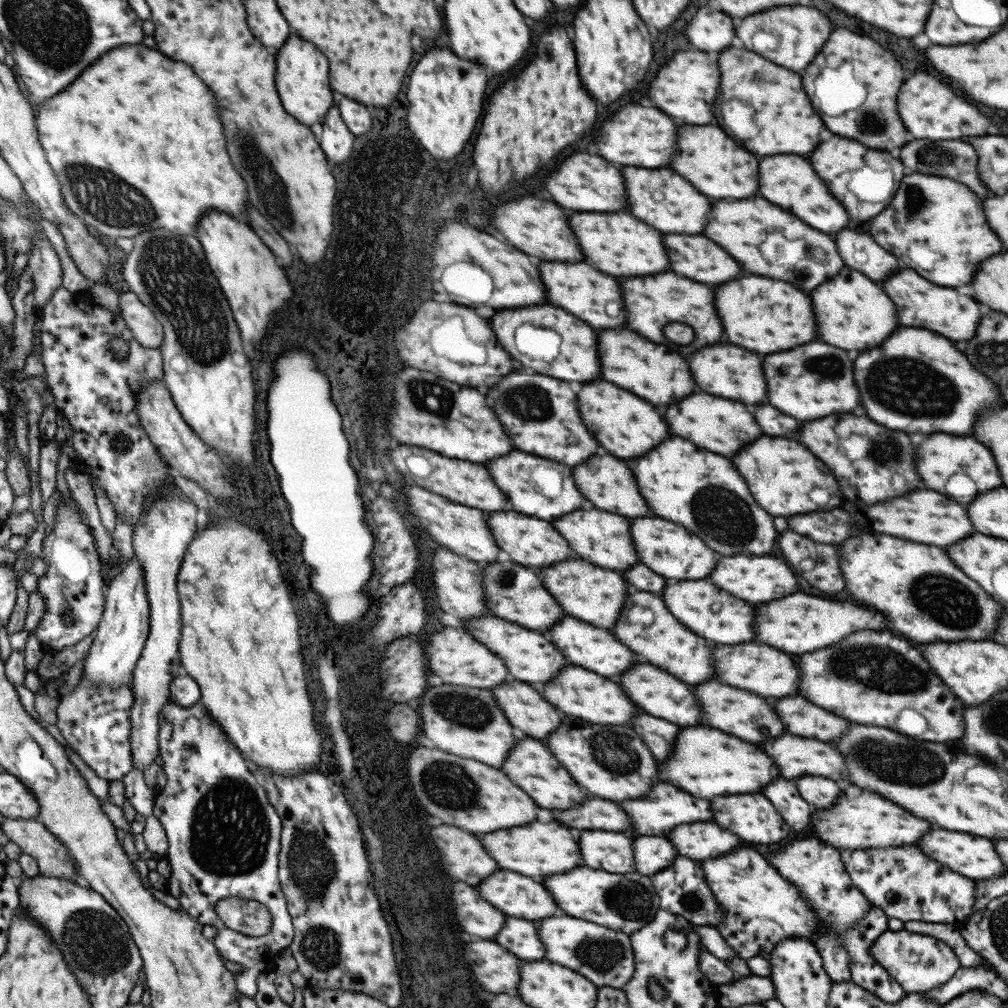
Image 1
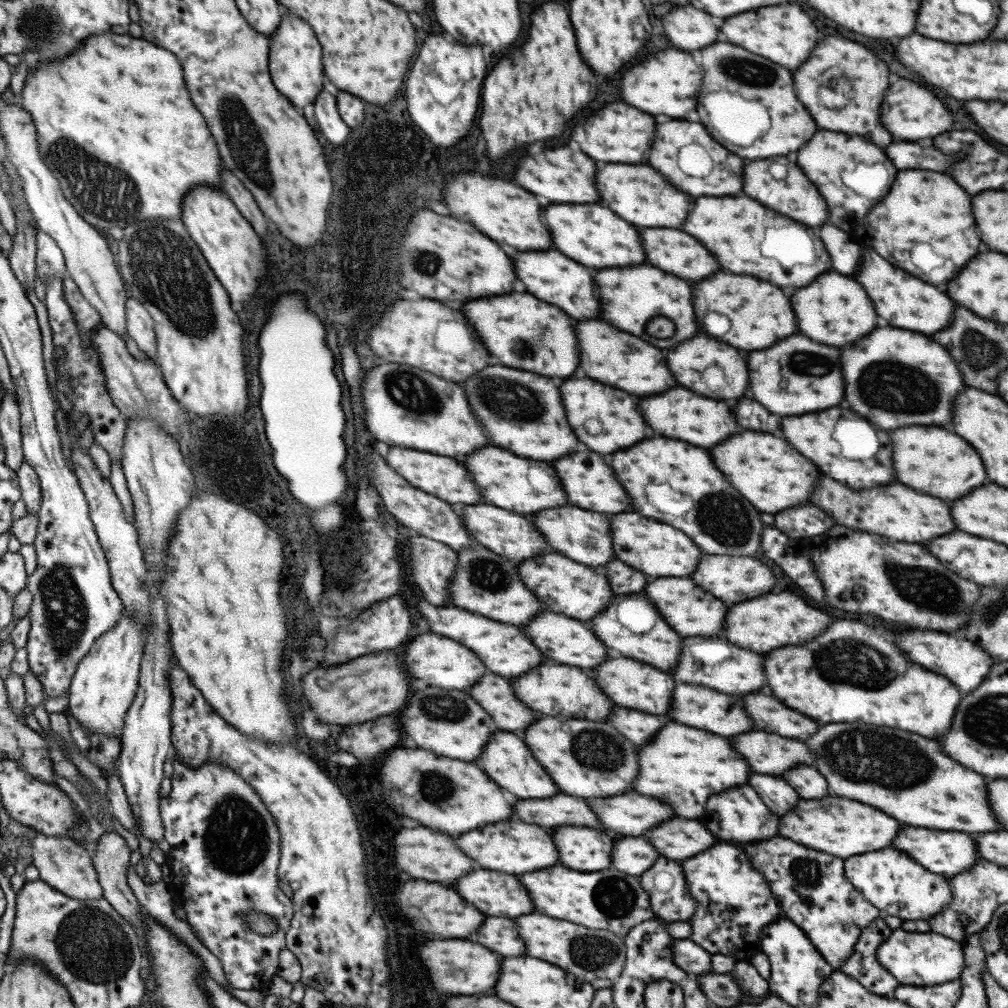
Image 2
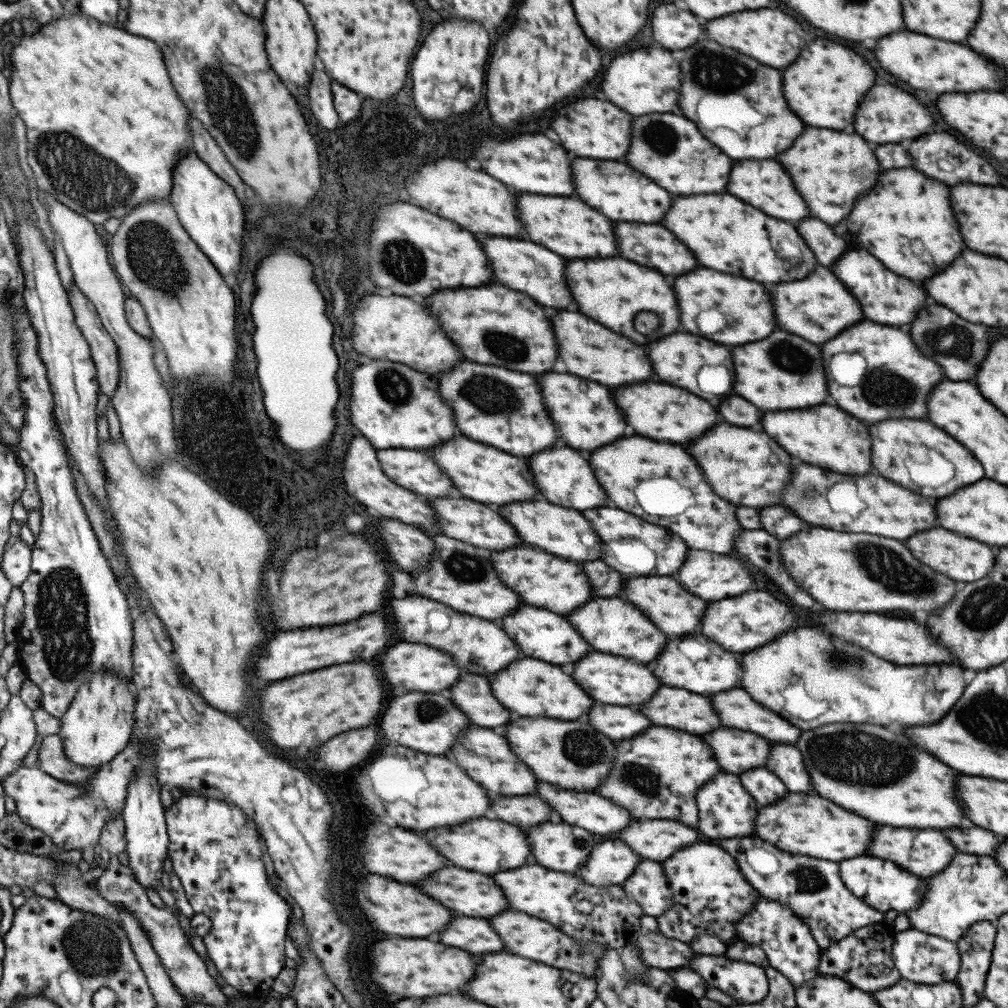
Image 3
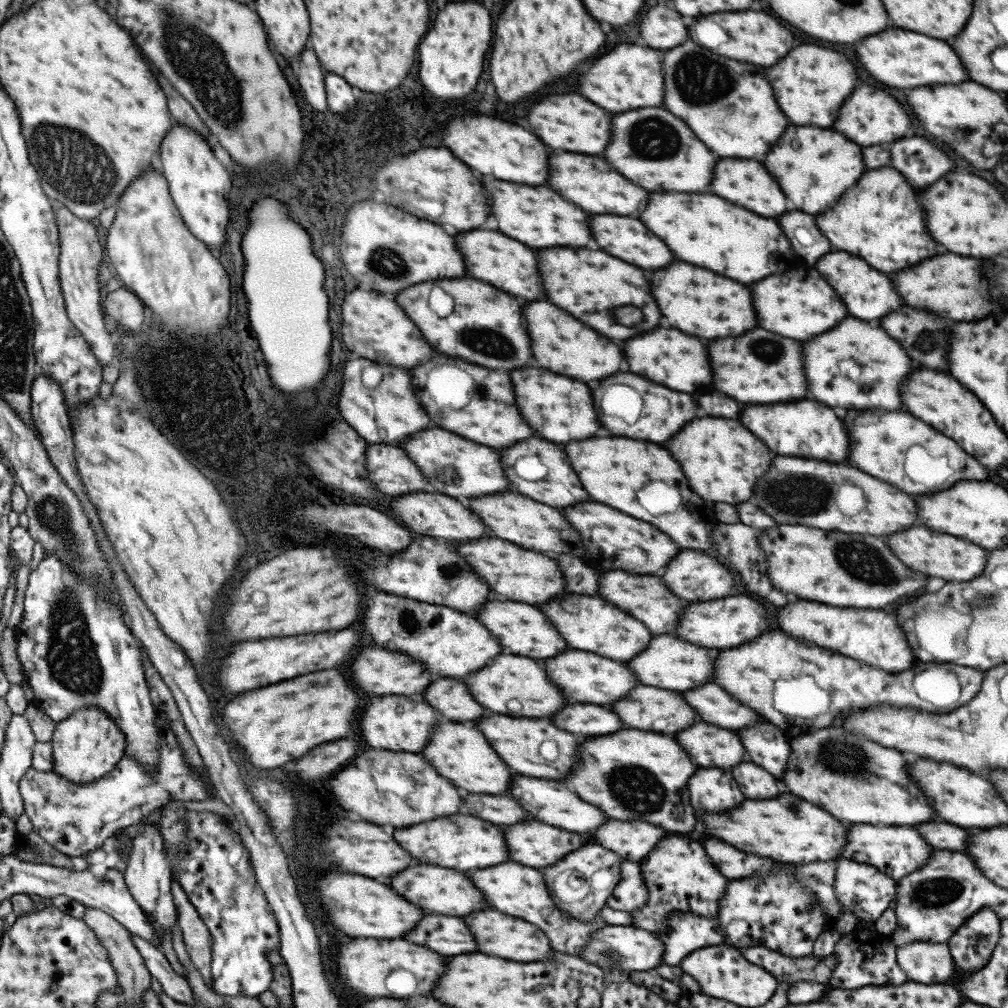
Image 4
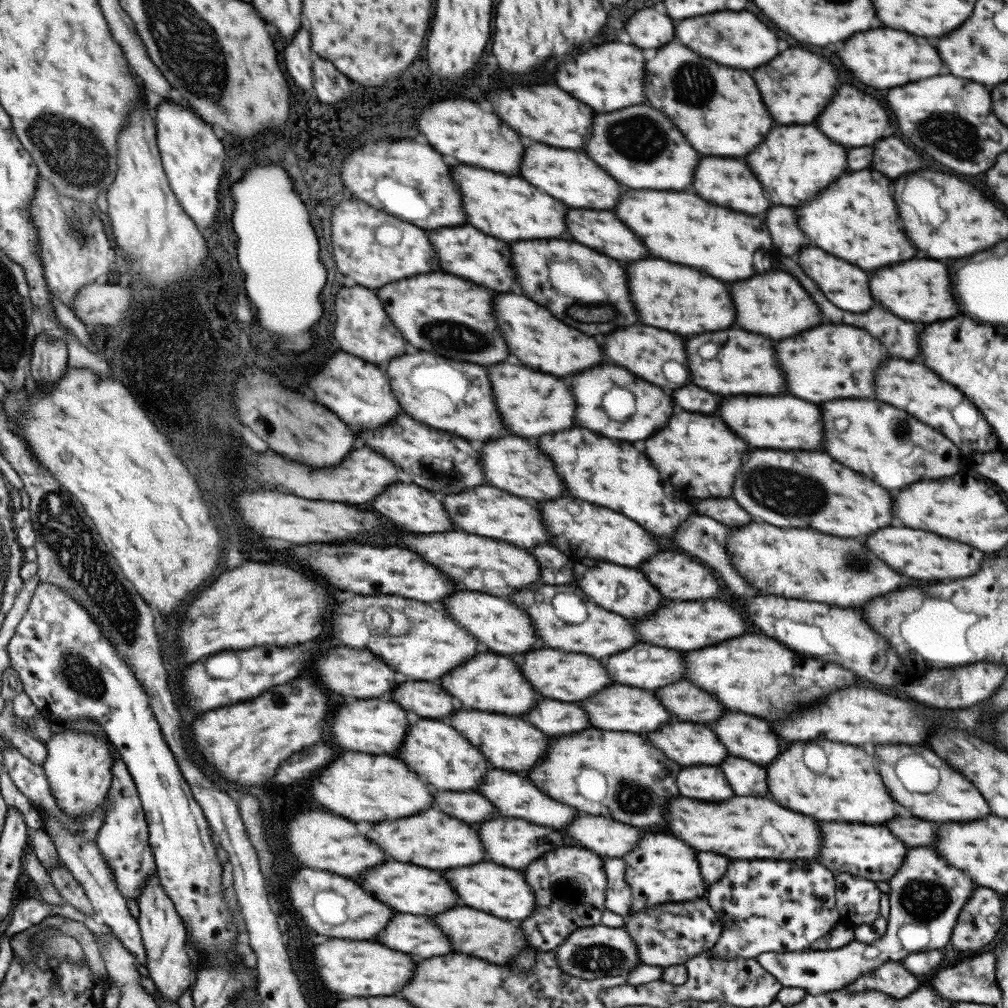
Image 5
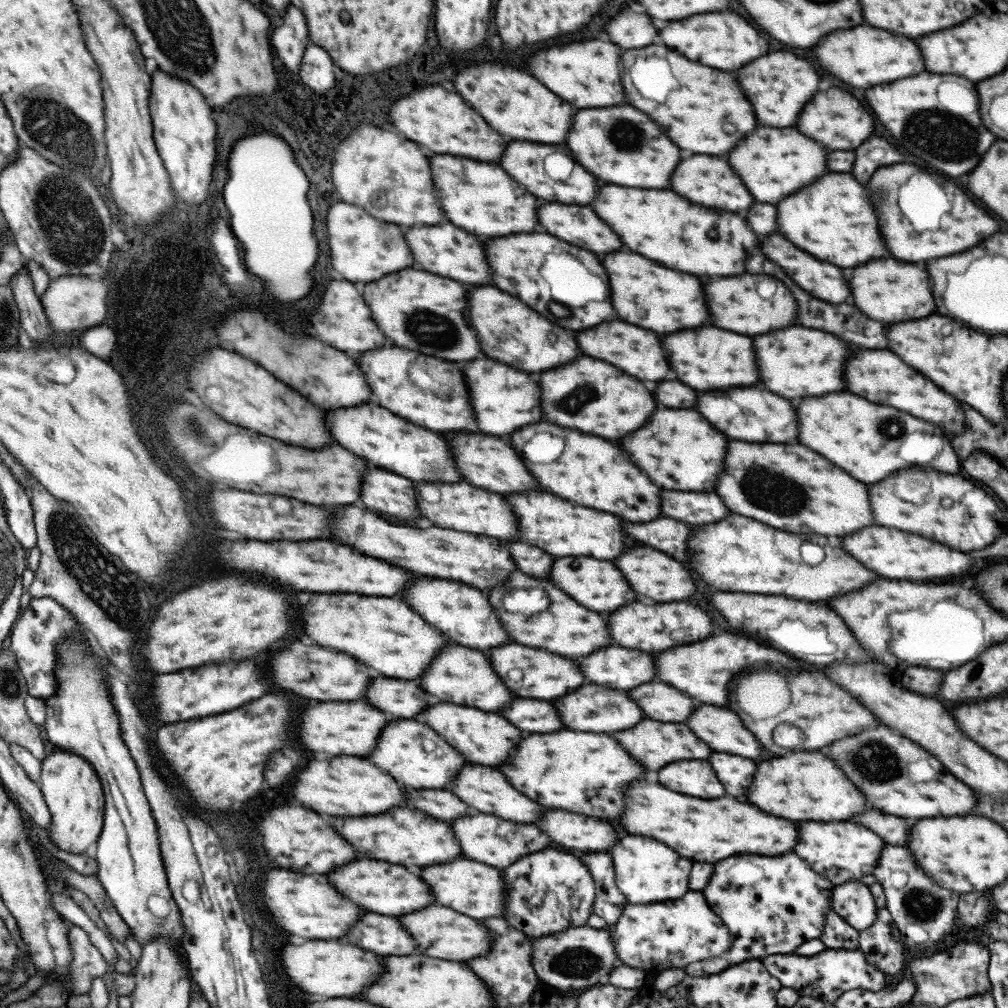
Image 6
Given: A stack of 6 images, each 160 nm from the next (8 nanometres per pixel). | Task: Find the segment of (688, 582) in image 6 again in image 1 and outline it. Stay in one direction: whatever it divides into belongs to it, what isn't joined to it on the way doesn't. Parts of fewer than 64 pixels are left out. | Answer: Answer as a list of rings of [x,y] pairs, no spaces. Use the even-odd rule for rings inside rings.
[[[729,556],[729,558],[719,558],[715,568],[709,574],[709,580],[729,592],[735,598],[741,598],[745,602],[769,602],[775,598],[783,598],[791,592],[797,592],[797,576],[789,570],[784,560],[779,558],[769,558],[769,556]]]

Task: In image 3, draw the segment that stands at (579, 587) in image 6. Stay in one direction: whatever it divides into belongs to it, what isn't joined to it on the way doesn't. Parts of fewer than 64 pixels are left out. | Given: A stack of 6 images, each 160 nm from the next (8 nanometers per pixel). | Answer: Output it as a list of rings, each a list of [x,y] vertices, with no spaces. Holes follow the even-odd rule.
[[[647,576],[647,578],[631,578],[623,582],[623,598],[629,600],[639,612],[645,614],[663,634],[689,634],[699,628],[699,618],[705,610],[705,602],[697,596],[685,592],[673,578],[669,576]]]

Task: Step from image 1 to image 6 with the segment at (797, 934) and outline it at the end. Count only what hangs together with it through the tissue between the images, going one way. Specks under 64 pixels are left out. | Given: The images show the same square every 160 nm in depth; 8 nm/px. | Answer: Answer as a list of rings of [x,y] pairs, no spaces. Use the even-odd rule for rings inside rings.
[[[623,836],[611,846],[611,862],[615,886],[627,903],[645,905],[683,896],[688,890],[689,872],[693,862],[677,856],[671,848],[641,836]]]

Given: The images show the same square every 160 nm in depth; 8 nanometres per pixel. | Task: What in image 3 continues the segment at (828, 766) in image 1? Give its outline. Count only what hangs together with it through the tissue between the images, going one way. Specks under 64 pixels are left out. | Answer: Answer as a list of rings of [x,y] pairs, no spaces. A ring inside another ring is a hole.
[[[715,728],[703,734],[701,740],[711,748],[717,764],[733,774],[763,766],[769,752],[767,740],[757,734],[731,728]]]

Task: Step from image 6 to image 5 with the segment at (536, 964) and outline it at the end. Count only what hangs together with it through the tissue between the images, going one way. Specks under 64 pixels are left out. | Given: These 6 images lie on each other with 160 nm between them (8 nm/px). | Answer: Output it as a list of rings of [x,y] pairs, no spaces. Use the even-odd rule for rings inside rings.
[[[601,924],[576,928],[553,950],[558,969],[569,976],[593,980],[606,976],[621,976],[634,966],[641,964],[635,943],[622,929],[609,928]]]

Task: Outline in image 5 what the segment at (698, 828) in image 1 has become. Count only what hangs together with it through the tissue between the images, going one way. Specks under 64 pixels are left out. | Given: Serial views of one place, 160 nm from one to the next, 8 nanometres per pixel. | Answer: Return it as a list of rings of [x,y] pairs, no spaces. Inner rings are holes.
[[[575,816],[563,834],[579,846],[609,858],[623,856],[641,836],[633,826],[597,816]]]

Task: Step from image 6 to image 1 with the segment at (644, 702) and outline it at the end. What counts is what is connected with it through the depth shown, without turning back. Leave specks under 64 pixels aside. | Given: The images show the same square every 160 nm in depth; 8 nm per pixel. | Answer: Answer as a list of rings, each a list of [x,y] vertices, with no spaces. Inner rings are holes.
[[[799,696],[779,698],[773,702],[773,706],[785,732],[826,743],[841,738],[852,723],[846,718],[837,718],[833,714],[827,714],[825,710],[805,702]]]

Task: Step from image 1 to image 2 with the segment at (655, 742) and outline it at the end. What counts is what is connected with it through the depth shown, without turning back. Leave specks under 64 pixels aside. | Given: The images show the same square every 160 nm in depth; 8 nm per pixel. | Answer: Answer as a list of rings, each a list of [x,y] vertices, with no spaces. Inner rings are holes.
[[[627,708],[611,710],[611,714],[607,716],[607,722],[619,734],[623,734],[629,742],[633,742],[637,746],[647,744],[655,736],[655,732],[661,728],[661,724],[655,716],[637,712],[637,710],[627,710]]]

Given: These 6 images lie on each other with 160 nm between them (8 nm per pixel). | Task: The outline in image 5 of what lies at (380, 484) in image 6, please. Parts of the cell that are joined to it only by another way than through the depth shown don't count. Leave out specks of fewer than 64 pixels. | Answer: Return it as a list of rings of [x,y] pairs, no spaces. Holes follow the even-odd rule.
[[[403,480],[392,482],[387,488],[379,494],[379,498],[375,496],[373,500],[373,510],[377,510],[379,514],[383,514],[385,518],[389,518],[393,524],[403,524],[399,528],[409,530],[409,532],[429,533],[445,533],[447,530],[453,530],[451,522],[447,520],[448,516],[443,510],[443,506],[439,504],[437,498],[427,490],[423,490],[421,486],[415,484],[405,484]]]

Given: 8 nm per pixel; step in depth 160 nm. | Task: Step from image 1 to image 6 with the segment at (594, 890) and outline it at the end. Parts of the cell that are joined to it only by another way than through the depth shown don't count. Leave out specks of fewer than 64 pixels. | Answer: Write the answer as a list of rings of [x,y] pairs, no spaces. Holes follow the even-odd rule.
[[[455,858],[445,864],[435,864],[435,866],[425,866],[419,872],[421,880],[429,886],[433,900],[441,906],[449,906],[461,914],[467,914],[469,918],[489,918],[502,917],[502,904],[504,901],[504,882],[501,880],[501,872],[479,864],[471,862],[465,858]]]

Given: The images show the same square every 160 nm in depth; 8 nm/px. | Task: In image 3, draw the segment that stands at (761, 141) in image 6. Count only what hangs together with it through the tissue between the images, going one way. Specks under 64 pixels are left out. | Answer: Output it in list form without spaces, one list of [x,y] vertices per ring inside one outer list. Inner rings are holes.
[[[805,128],[803,134],[795,138],[791,148],[783,150],[777,160],[791,176],[795,190],[809,208],[809,216],[819,218],[829,226],[841,222],[847,216],[855,198],[869,186],[873,186],[875,178],[881,172],[869,144],[863,142],[863,138],[859,138],[857,134],[845,134],[835,130]],[[855,170],[863,170],[865,178],[859,178]]]

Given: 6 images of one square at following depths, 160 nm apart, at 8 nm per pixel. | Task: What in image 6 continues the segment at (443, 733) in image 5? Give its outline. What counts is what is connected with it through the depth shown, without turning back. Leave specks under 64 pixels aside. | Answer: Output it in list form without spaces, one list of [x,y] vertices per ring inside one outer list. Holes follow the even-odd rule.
[[[415,720],[389,722],[375,742],[375,750],[367,754],[367,760],[389,776],[409,788],[443,788],[455,772],[465,764],[463,758],[433,730]]]

